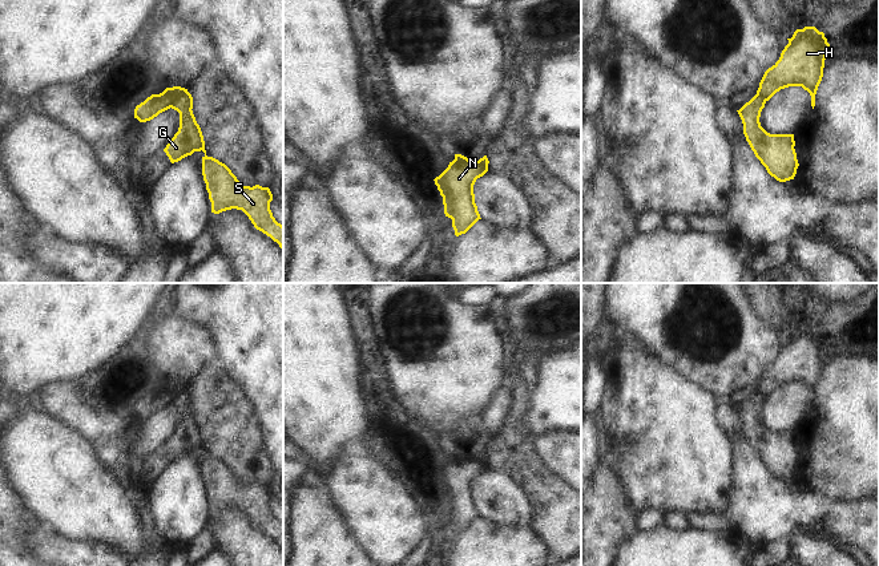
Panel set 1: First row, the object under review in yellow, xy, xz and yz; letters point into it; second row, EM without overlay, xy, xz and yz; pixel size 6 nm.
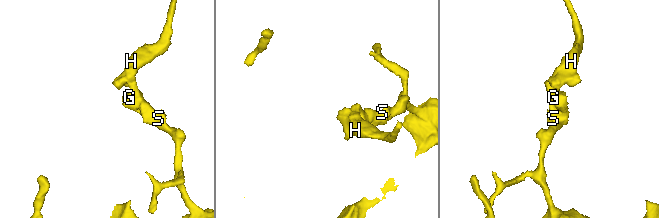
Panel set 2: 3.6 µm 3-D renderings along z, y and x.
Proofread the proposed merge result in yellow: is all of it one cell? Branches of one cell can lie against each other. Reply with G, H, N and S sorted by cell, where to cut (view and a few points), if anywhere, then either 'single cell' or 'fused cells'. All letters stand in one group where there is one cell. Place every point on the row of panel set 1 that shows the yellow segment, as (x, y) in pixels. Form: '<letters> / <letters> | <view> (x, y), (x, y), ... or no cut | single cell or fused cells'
G S / H N | xy (186, 89), (170, 106) | fused cells

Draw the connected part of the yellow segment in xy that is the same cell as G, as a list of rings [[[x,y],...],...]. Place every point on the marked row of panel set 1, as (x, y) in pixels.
[[[188,90],[174,101],[172,109],[180,113],[180,128],[164,149],[170,162],[178,162],[202,150],[205,153],[202,175],[211,213],[242,210],[257,230],[270,236],[283,250],[283,226],[275,221],[270,210],[273,201],[270,189],[259,185],[243,186],[225,163],[206,155],[203,136],[191,110],[193,97]]]

